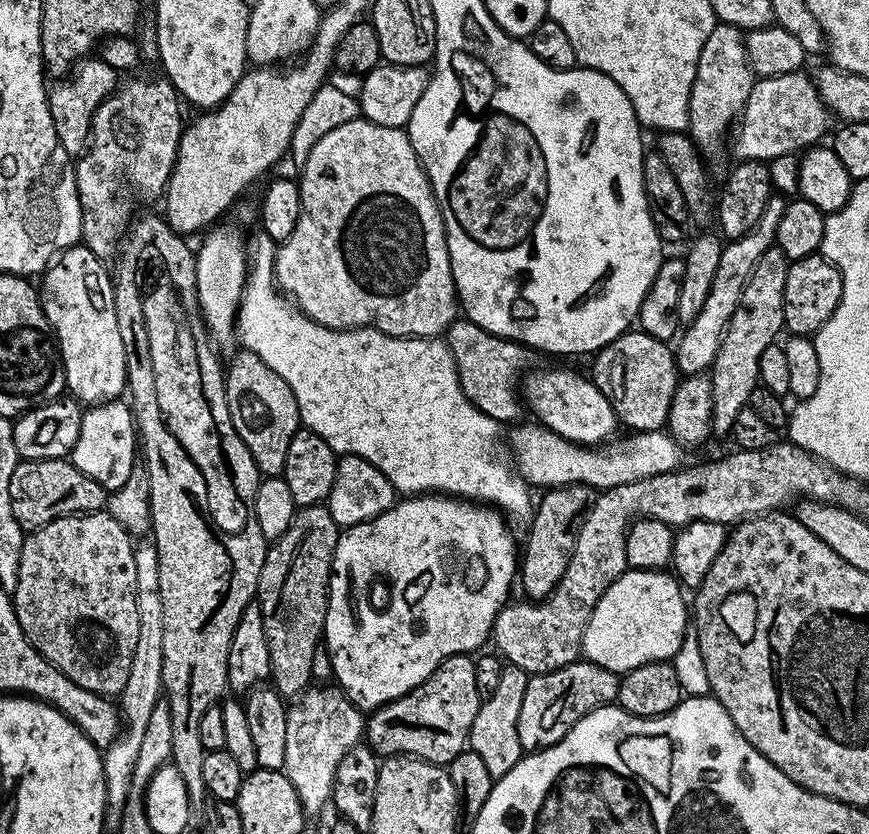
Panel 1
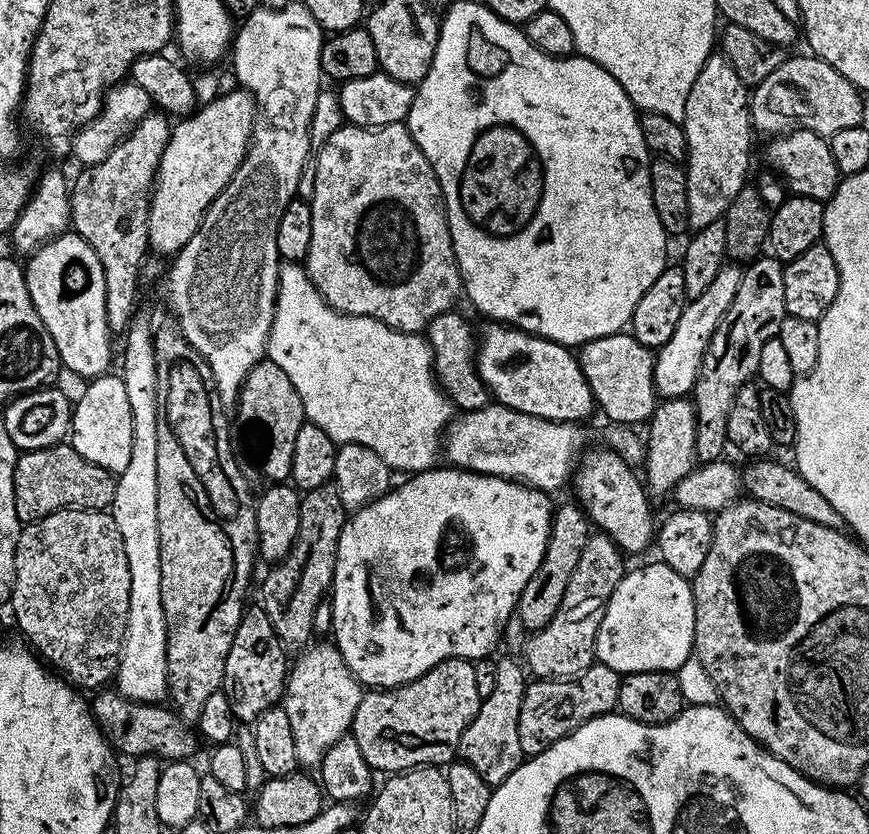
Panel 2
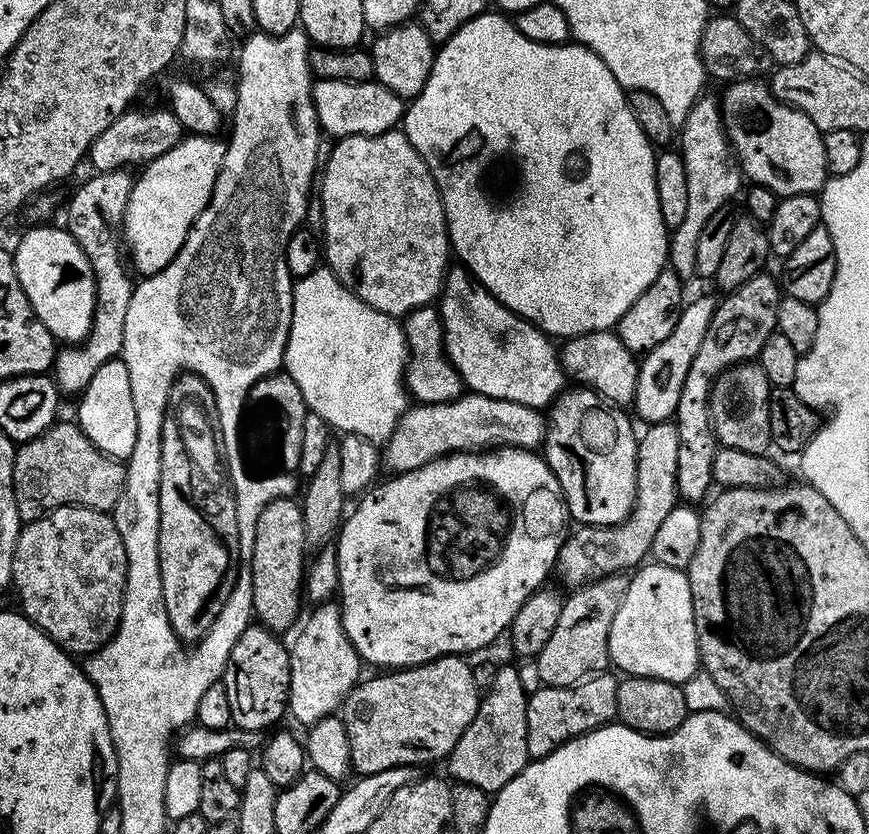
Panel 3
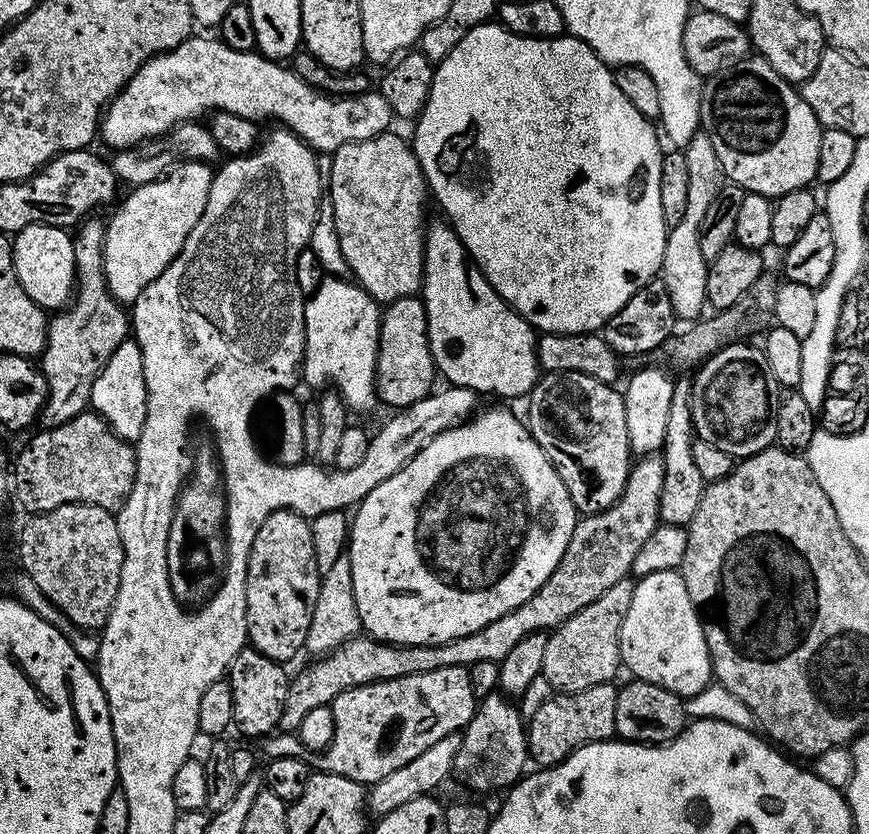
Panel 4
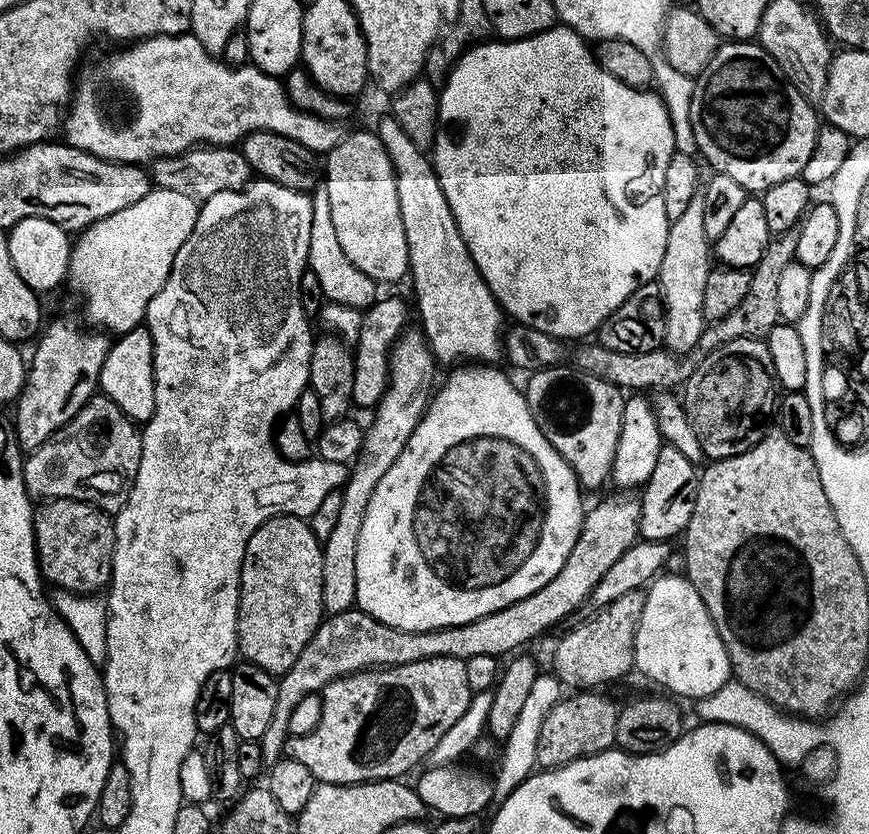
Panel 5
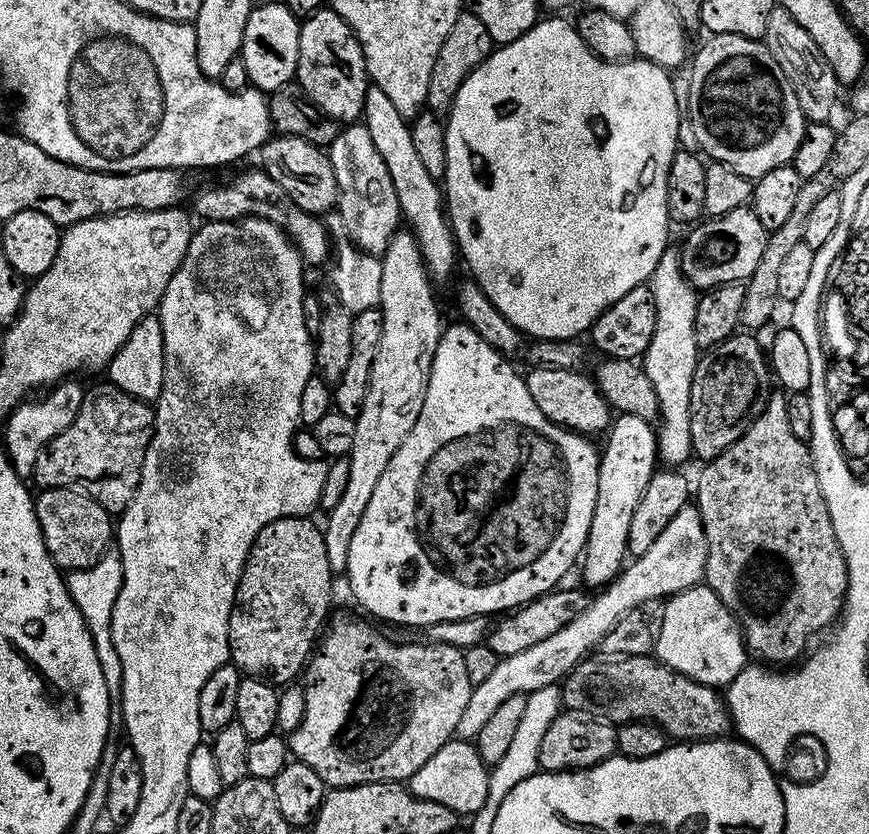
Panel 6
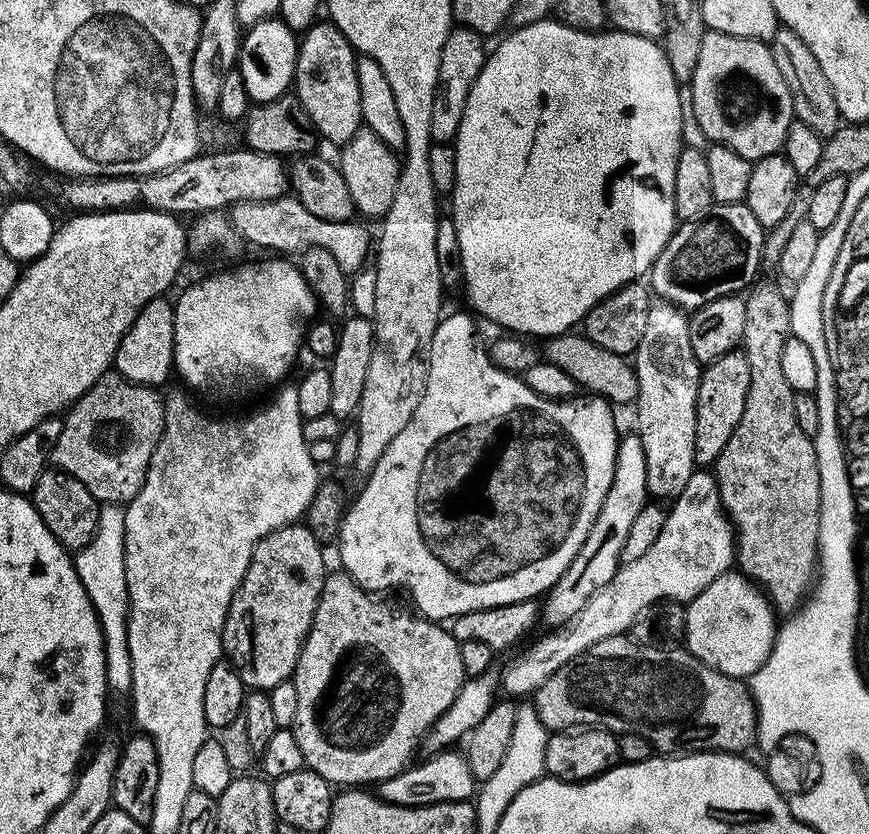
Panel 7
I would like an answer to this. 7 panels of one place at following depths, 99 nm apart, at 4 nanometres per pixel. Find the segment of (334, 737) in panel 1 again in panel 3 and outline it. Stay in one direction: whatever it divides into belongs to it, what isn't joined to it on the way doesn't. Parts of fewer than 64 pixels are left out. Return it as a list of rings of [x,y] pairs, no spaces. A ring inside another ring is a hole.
[[[339,603],[317,604],[311,611],[308,621],[299,625],[300,633],[297,634],[296,641],[290,644],[288,653],[288,712],[303,726],[311,726],[314,722],[333,715],[362,676],[362,661],[342,626]]]

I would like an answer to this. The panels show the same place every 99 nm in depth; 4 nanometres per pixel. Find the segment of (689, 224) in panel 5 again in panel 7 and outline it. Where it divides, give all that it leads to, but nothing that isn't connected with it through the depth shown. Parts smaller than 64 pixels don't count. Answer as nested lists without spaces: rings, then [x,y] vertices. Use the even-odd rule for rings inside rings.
[[[653,303],[646,321],[646,334],[634,354],[638,378],[635,435],[646,450],[646,486],[656,502],[671,502],[690,482],[698,465],[694,458],[694,426],[702,365],[690,350],[688,316],[673,304]]]

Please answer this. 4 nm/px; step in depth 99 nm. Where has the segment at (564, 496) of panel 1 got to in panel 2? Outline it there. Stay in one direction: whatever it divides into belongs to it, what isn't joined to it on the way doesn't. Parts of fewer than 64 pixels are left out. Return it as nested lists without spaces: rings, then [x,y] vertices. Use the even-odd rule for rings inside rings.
[[[579,503],[564,504],[555,509],[552,518],[550,538],[546,542],[546,554],[542,554],[542,562],[530,582],[526,582],[526,590],[516,603],[515,616],[520,619],[520,625],[529,633],[542,630],[558,614],[558,606],[562,606],[562,594],[566,594],[566,586],[570,583],[570,574],[574,574],[574,566],[578,566],[578,558],[582,558],[582,550],[590,535],[588,515]]]

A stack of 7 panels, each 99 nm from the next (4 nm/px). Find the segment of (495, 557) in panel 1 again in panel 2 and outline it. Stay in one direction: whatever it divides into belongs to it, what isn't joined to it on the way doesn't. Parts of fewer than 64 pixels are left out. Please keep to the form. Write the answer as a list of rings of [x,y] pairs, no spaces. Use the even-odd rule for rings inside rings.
[[[455,466],[429,468],[427,472],[417,472],[405,480],[408,480],[405,484],[397,483],[374,502],[351,513],[345,519],[344,529],[338,538],[338,554],[330,589],[333,606],[331,635],[346,666],[350,666],[361,685],[372,690],[399,688],[401,684],[409,684],[441,664],[443,660],[455,658],[475,662],[485,659],[491,653],[488,651],[495,644],[497,647],[501,643],[506,622],[515,613],[518,598],[522,590],[526,590],[526,582],[530,582],[534,570],[538,570],[542,562],[542,554],[546,554],[546,542],[552,529],[553,497],[540,488],[530,488],[518,480],[506,480],[503,476],[482,476],[479,472],[469,472]]]

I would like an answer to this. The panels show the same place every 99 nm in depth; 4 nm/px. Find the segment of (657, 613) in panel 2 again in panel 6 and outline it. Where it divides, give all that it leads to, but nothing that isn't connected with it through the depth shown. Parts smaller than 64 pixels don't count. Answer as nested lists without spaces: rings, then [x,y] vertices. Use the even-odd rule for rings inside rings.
[[[701,582],[694,588],[677,592],[667,597],[664,617],[658,620],[658,631],[654,636],[654,656],[661,664],[673,668],[675,672],[686,674],[691,680],[713,686],[727,686],[749,663],[750,653],[744,643],[744,633],[740,621],[728,607],[714,594],[707,583]]]

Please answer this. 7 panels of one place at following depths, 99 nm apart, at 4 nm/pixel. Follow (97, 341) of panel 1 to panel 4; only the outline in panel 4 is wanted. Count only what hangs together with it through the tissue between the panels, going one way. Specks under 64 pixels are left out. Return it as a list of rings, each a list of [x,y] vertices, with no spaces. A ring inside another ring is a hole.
[[[31,224],[15,233],[12,242],[14,270],[18,274],[18,282],[39,308],[60,310],[73,299],[76,267],[72,242],[73,237],[65,229],[49,224]]]

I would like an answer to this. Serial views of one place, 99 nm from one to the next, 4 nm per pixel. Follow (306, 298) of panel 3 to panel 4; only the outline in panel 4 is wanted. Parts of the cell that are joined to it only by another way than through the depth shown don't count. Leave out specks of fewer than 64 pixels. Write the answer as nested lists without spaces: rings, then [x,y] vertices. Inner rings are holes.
[[[325,278],[304,301],[302,380],[315,390],[331,386],[353,413],[377,407],[376,359],[381,305],[348,278]]]

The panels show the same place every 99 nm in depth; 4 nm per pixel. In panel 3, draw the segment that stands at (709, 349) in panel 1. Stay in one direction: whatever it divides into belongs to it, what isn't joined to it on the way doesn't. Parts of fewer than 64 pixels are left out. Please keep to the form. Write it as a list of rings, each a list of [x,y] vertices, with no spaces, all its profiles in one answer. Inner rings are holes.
[[[700,296],[697,300],[689,299],[680,311],[678,326],[674,326],[666,342],[643,353],[638,370],[634,409],[644,422],[657,424],[675,417],[678,398],[682,394],[682,382],[686,382],[686,373],[690,370],[690,362],[694,362],[694,354],[698,354],[698,346],[702,346],[702,338],[706,338],[706,330],[716,312],[716,306],[717,301],[708,296]]]

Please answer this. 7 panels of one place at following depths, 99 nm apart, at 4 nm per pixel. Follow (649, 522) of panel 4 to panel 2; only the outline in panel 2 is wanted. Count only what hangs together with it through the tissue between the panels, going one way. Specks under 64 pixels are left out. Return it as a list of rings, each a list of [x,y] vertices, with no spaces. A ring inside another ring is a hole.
[[[679,396],[669,400],[661,399],[656,405],[654,414],[646,422],[648,436],[642,461],[643,479],[646,488],[653,497],[675,493],[678,482],[686,478],[698,461],[694,450],[694,430],[696,429],[696,407],[691,399]]]

